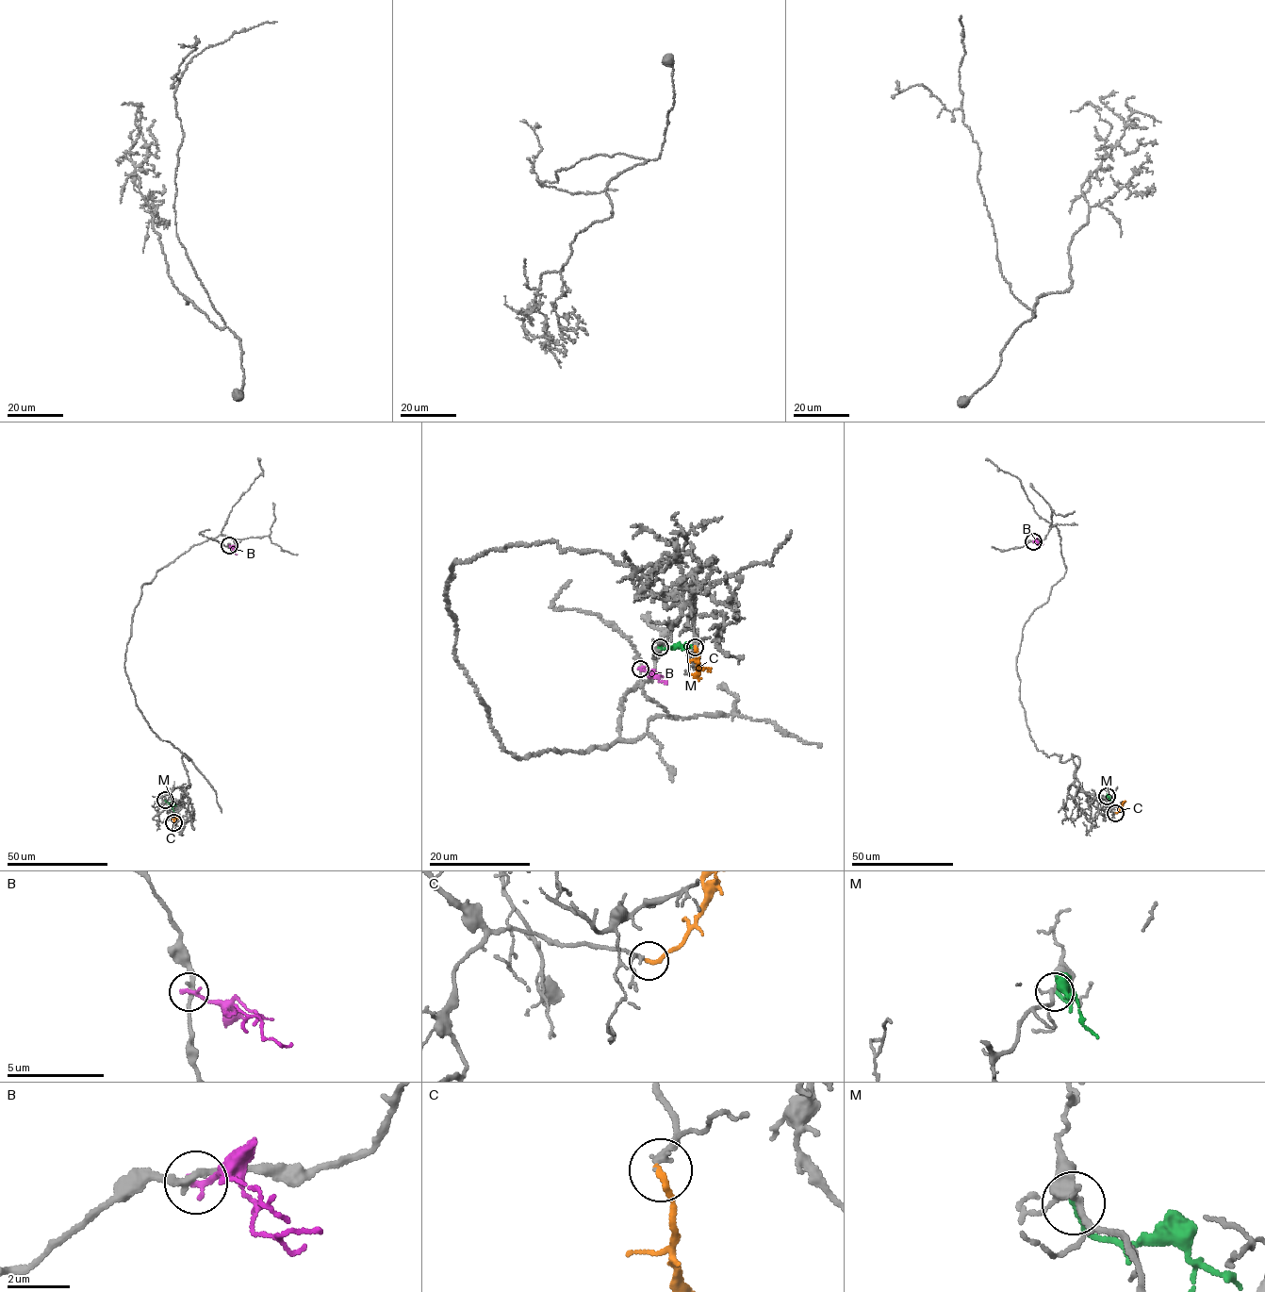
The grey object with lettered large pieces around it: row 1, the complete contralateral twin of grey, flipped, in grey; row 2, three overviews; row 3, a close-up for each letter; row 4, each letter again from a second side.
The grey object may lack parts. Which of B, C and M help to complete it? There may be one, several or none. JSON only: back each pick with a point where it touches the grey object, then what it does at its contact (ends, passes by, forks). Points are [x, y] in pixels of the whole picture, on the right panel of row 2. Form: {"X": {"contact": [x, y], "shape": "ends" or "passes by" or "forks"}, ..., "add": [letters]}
{"C": {"contact": [1115, 813], "shape": "ends"}, "add": ["C"]}

